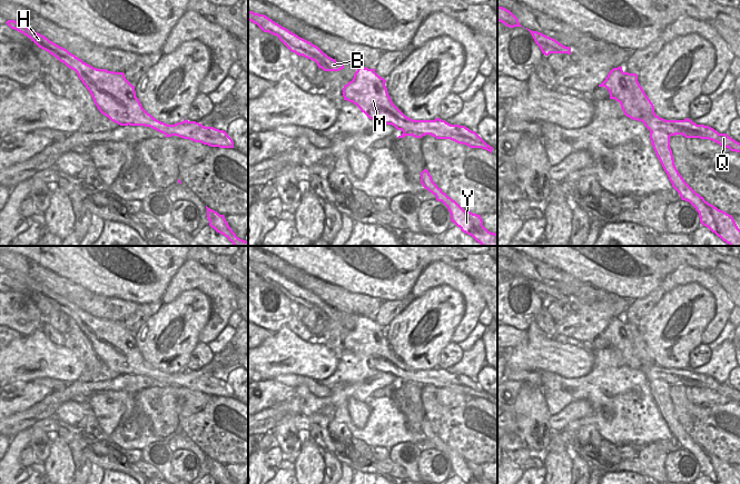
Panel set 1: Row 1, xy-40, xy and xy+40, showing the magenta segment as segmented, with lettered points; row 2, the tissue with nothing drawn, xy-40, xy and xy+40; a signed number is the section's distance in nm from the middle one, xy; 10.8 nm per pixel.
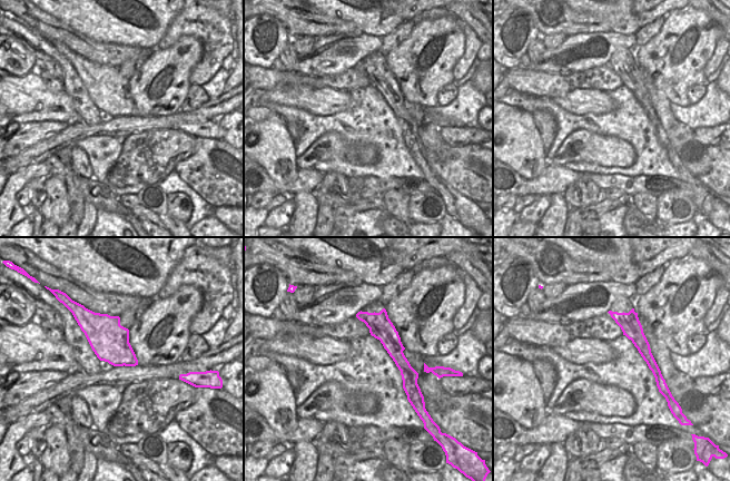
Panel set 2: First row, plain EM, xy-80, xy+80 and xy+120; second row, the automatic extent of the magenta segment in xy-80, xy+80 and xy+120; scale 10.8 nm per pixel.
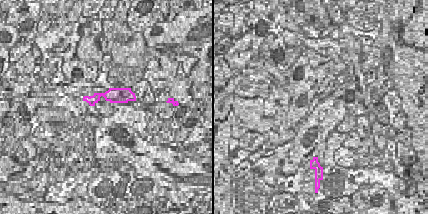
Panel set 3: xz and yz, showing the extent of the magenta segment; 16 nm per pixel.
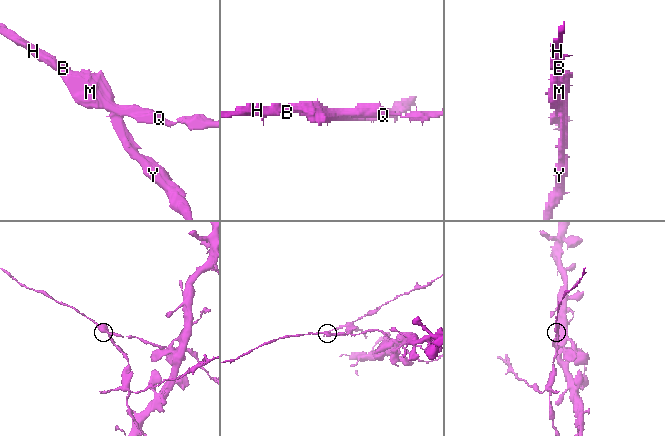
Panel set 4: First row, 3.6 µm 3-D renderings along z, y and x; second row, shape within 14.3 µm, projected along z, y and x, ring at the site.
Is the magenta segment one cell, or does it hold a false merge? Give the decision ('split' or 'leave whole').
split

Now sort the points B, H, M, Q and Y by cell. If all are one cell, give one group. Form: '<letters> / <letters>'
B H M Q / Y

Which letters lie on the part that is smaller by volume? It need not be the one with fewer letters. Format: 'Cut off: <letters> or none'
Cut off: Y

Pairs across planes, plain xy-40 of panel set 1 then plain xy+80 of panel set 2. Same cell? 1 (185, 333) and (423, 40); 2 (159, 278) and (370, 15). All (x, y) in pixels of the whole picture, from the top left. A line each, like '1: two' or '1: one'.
1: one
2: one

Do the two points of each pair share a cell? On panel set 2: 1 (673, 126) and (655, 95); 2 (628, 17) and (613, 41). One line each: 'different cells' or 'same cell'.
1: same cell
2: different cells

